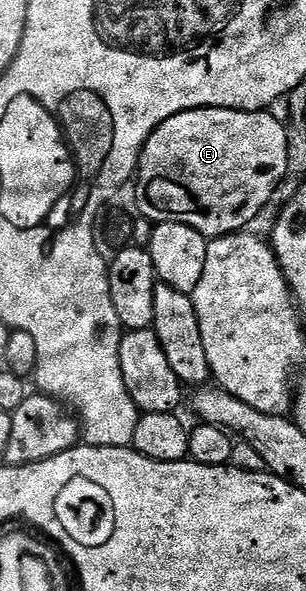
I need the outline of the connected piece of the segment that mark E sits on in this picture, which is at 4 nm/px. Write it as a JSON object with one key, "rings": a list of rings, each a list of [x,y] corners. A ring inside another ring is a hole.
{"rings":[[[203,107],[178,113],[158,129],[144,143],[140,166],[136,168],[136,207],[139,218],[157,223],[181,223],[198,229],[209,240],[222,235],[243,232],[254,221],[271,194],[287,176],[287,129],[278,123],[268,109],[263,111],[235,111]]]}

